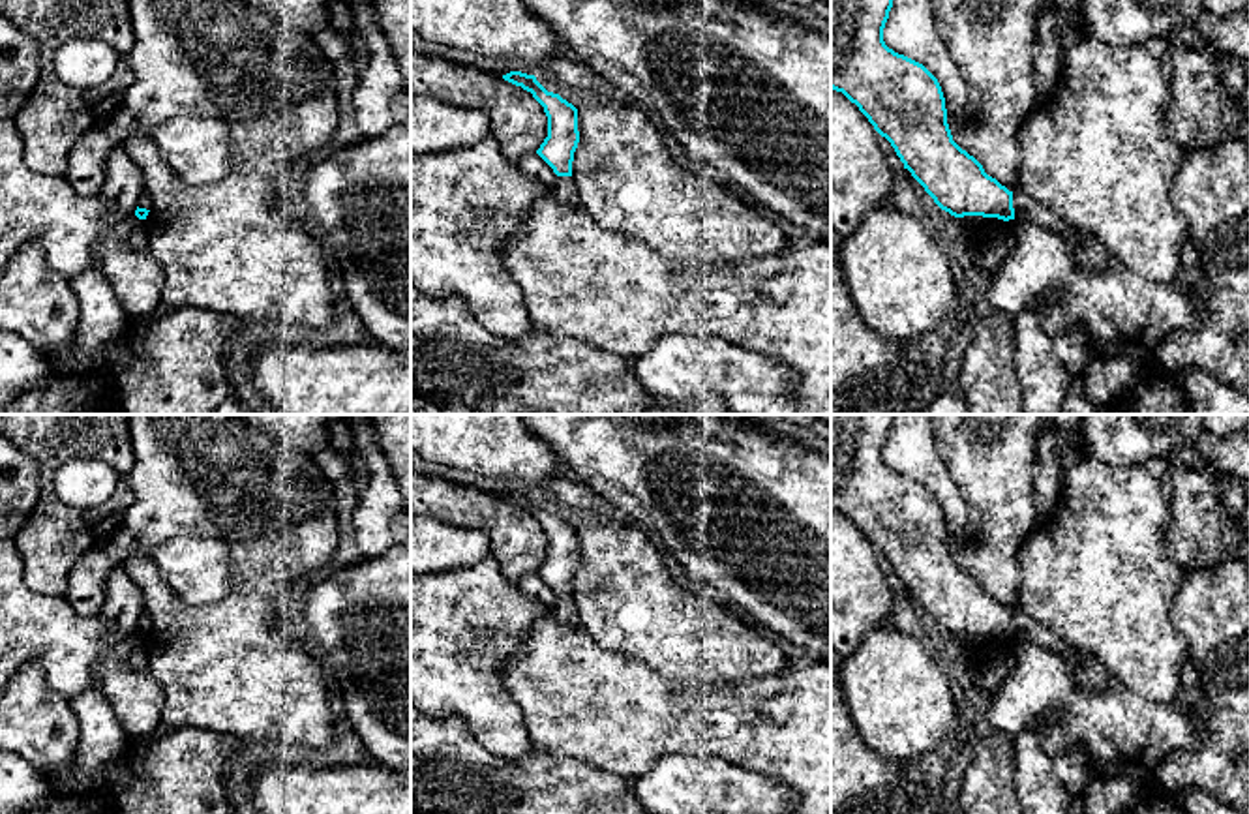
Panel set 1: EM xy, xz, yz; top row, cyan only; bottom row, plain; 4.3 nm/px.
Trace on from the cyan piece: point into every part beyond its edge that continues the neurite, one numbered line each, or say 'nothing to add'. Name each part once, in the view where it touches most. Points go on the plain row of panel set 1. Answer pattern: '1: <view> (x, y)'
1: yz (1090, 672)

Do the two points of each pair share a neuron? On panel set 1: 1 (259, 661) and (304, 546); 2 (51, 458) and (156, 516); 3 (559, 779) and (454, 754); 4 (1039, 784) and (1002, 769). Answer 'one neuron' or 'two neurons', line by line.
1: one neuron
2: two neurons
3: one neuron
4: two neurons

